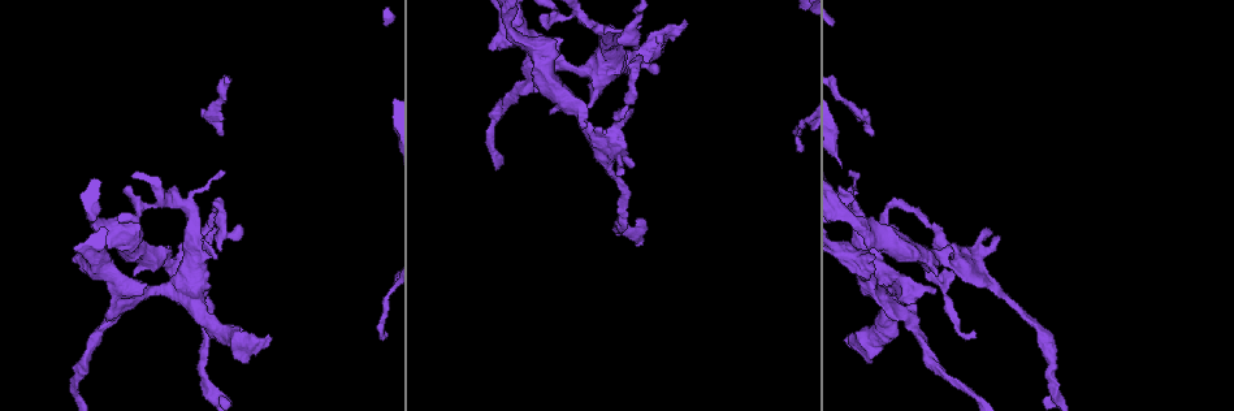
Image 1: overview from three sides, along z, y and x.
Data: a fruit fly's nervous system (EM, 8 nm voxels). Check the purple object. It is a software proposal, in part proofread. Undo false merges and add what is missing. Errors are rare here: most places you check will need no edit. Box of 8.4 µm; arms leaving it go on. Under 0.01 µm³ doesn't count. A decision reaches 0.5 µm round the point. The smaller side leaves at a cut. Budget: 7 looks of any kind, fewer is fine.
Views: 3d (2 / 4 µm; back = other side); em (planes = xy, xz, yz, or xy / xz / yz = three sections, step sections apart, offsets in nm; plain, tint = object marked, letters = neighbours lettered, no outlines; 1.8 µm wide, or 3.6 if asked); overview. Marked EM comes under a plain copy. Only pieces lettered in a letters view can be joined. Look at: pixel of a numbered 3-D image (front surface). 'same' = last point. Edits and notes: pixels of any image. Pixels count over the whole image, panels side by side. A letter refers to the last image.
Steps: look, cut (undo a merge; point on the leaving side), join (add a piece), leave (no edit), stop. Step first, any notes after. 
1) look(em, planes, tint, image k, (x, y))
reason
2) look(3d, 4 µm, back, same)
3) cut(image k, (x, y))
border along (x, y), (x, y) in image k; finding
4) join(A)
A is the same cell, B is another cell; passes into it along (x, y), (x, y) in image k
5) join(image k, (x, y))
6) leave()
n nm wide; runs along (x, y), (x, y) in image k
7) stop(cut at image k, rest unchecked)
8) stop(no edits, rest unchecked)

look(3d, 2 µm, image 1, (75, 255))

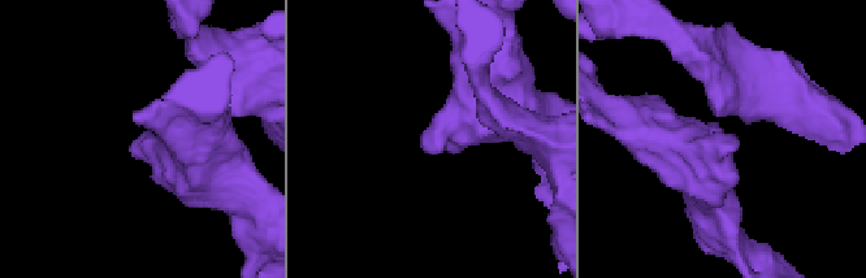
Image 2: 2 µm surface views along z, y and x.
look(em, xy, step 4, letters, image 2, (736, 146))

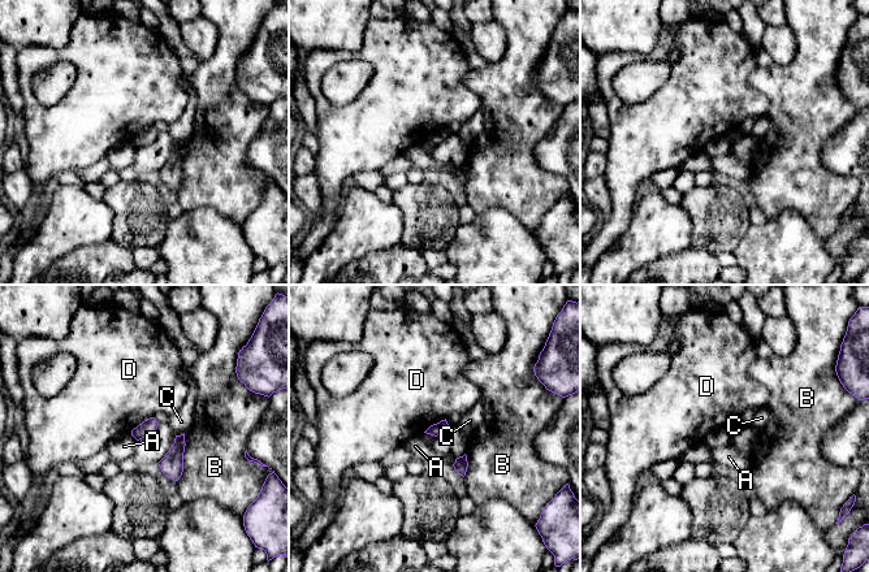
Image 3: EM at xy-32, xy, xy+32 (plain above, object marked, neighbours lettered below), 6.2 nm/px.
look(em, planes, letters, same)
another direction

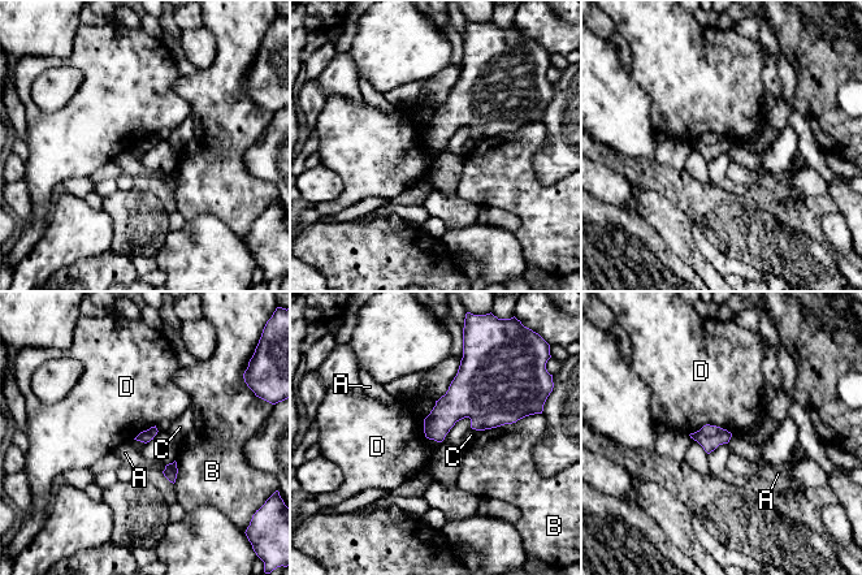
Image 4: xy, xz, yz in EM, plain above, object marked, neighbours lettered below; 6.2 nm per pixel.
leave()
A, B, C and D are other cells; border along (732, 433), (704, 424), (689, 435) in image 4; no lettered piece goes on from it

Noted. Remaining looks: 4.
look(3d, 2 µm, image 1, (249, 342))
thick turns thin

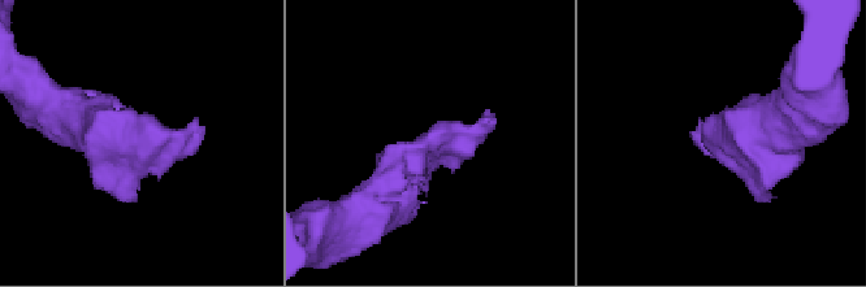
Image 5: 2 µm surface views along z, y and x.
look(em, planes, letters, image 5, (143, 135))
need the tissue

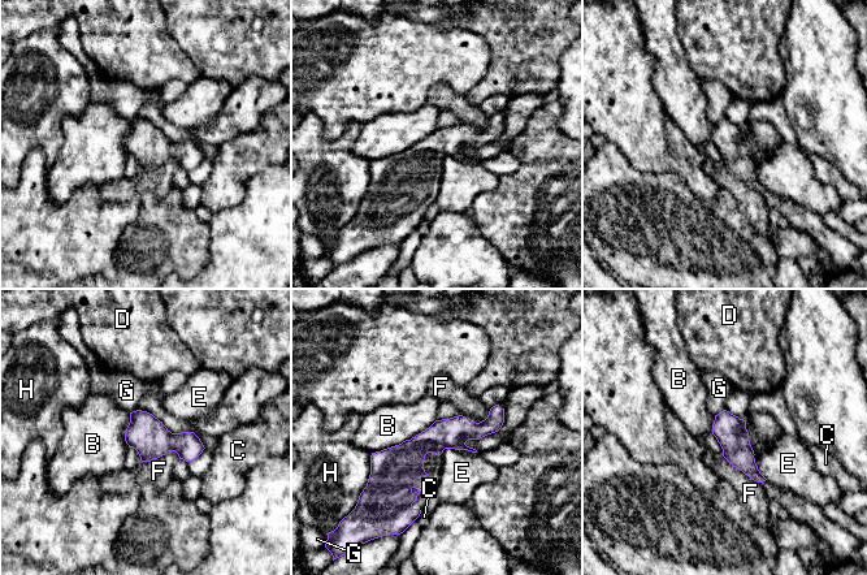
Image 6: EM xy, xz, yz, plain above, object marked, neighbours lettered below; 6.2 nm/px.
leave()
200 nm wide; B, C, D, E, F, G and H are other cells; runs along (501, 411), (430, 440), (397, 501) in image 6; all the same neuron

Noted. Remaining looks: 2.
look(em, xy, step 8, letters, image 1, (219, 136))
free end

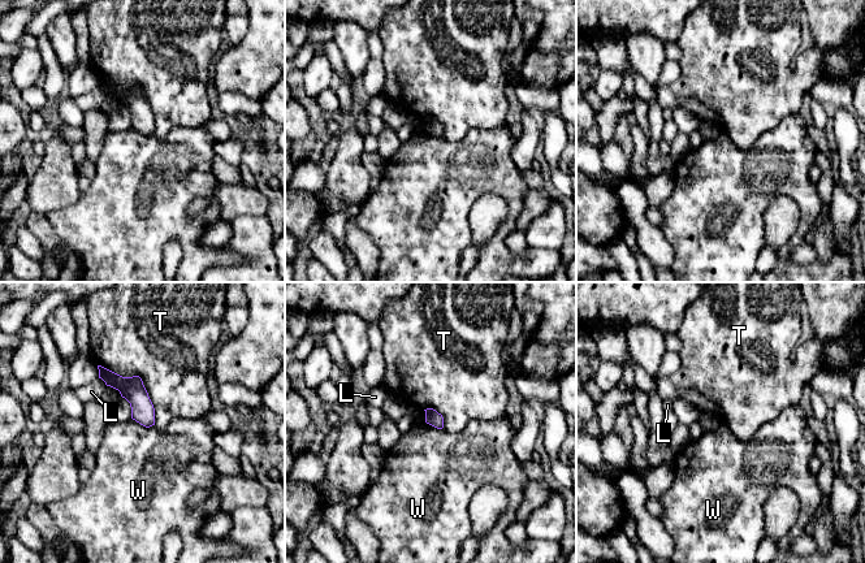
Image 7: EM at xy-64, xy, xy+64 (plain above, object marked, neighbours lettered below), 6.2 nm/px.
look(em, xz, step 4, letters, same)
another direction

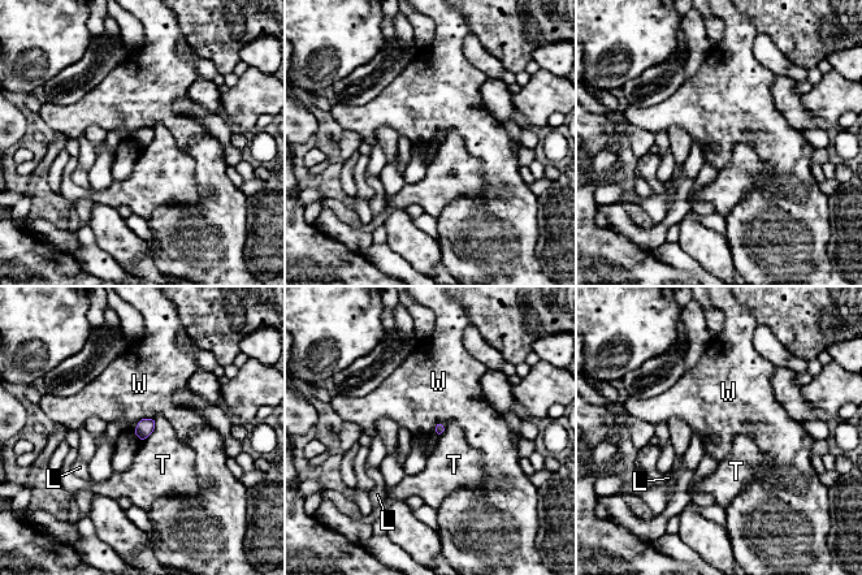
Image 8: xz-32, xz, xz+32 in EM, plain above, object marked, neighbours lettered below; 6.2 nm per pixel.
leave()
L, T and W are other cells; border along (154, 419), (142, 419), (134, 433) in image 8; no lettered piece goes on from it

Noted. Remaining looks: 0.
stop(no edits, rest unchecked)

